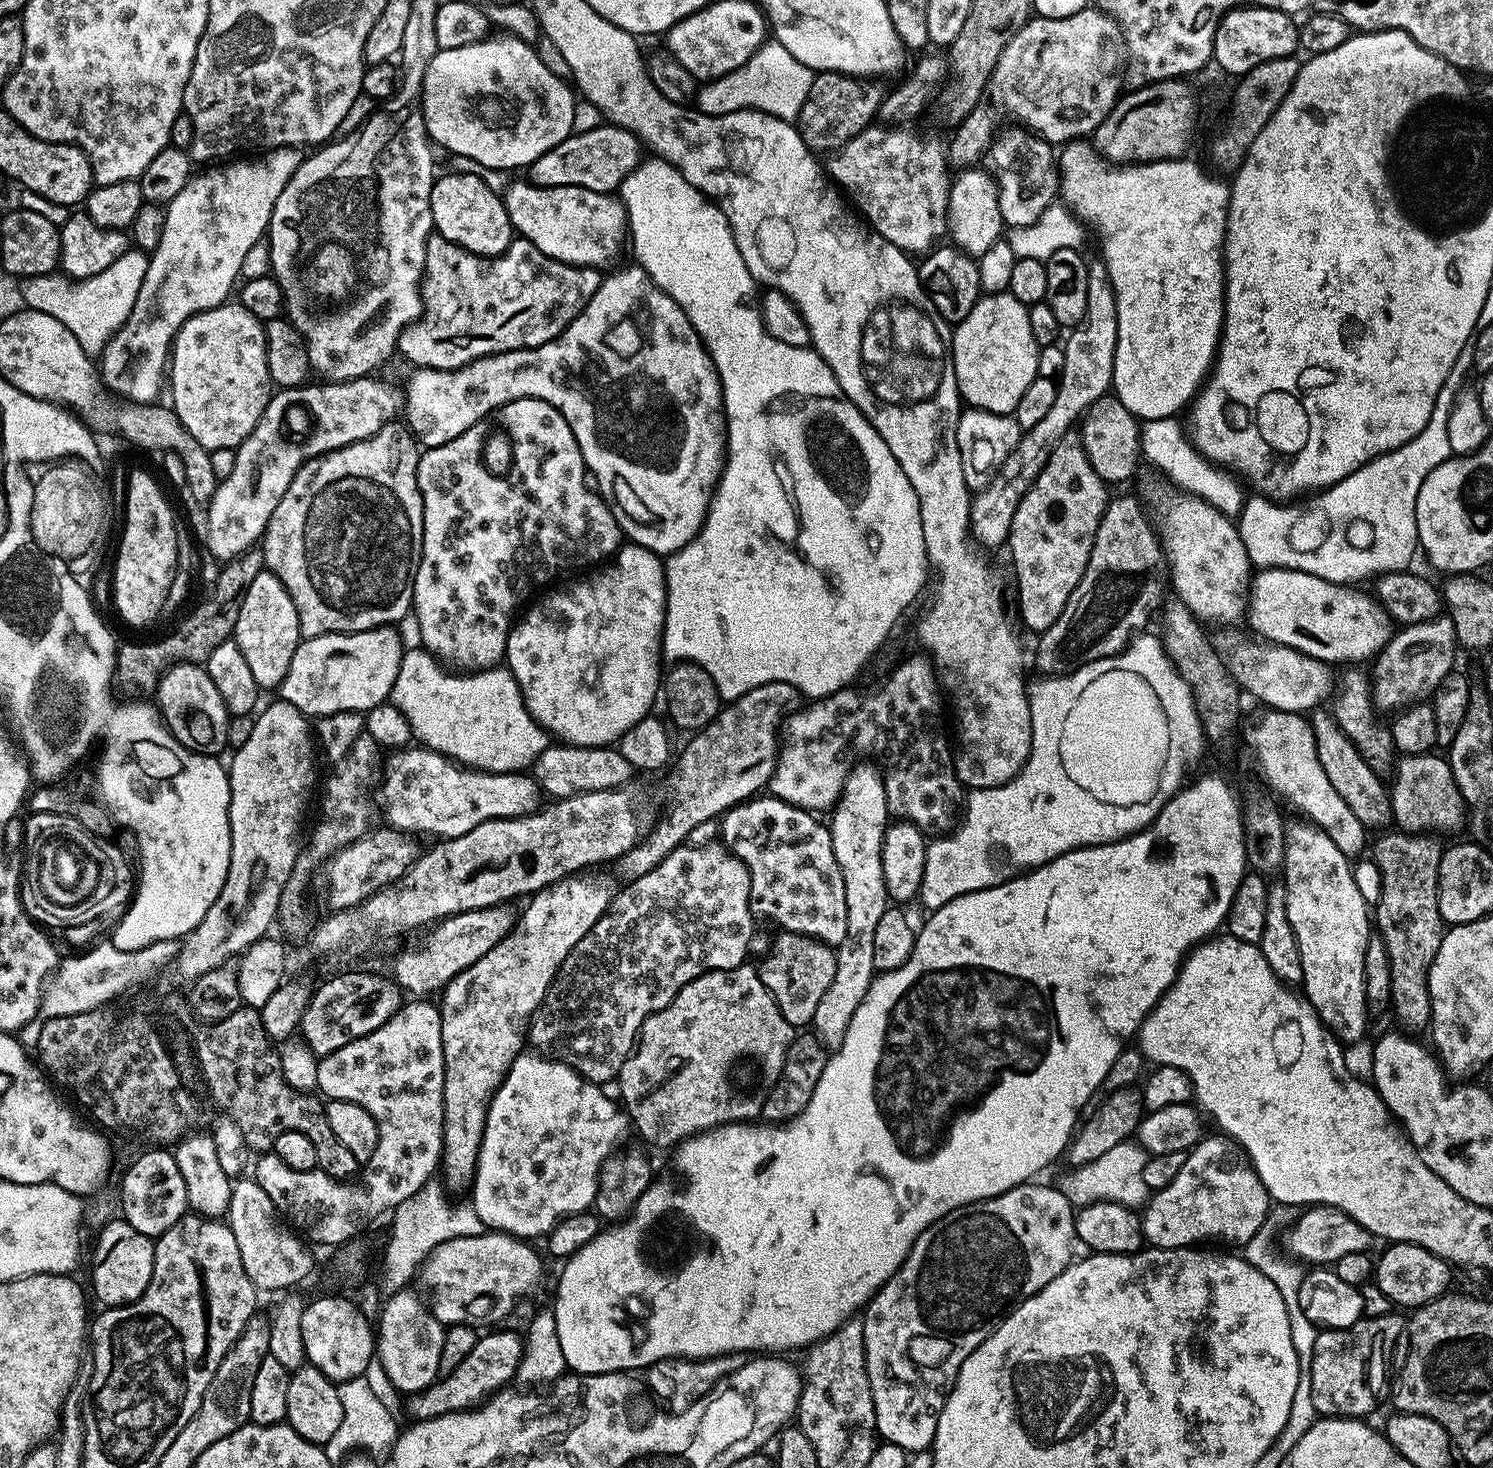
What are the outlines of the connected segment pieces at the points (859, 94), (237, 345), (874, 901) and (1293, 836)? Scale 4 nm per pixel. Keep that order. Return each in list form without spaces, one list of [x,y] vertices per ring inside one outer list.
[[[817,72],[813,75],[810,94],[798,117],[800,137],[813,153],[831,153],[850,142],[850,138],[857,136],[877,119],[885,95],[886,88],[883,88],[880,82],[843,76],[840,72]]]
[[[225,302],[191,316],[178,330],[170,349],[170,384],[172,401],[170,407],[178,414],[182,426],[209,452],[223,448],[239,448],[240,443],[254,430],[262,418],[270,399],[268,363],[264,346],[264,325],[250,314],[239,302]]]
[[[853,763],[830,815],[834,858],[842,870],[842,882],[846,886],[846,936],[835,949],[834,982],[830,982],[830,990],[822,994],[822,1002],[818,1002],[818,1010],[814,1010],[810,1028],[825,1049],[835,1050],[842,1038],[846,1038],[850,1018],[854,1018],[854,1010],[858,1010],[873,982],[876,972],[874,929],[890,906],[886,882],[882,878],[882,838],[890,823],[883,771],[877,765],[875,768],[872,764]]]
[[[1311,822],[1291,825],[1286,831],[1286,858],[1282,869],[1282,883],[1286,890],[1286,914],[1298,938],[1298,954],[1302,954],[1302,985],[1306,997],[1317,1016],[1341,1041],[1365,1039],[1370,1009],[1364,989],[1366,946],[1370,935],[1370,905],[1363,900],[1355,882],[1353,865],[1345,849],[1334,846],[1331,835]]]

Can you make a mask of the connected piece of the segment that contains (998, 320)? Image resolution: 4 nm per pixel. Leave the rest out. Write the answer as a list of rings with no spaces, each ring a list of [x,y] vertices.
[[[994,292],[981,295],[970,314],[962,318],[952,329],[952,369],[951,375],[960,391],[961,401],[968,408],[977,408],[990,414],[1010,416],[1015,413],[1022,394],[1026,394],[1030,382],[1038,376],[1038,358],[1040,345],[1034,342],[1034,333],[1030,330],[1029,305],[1018,302],[1009,292]]]

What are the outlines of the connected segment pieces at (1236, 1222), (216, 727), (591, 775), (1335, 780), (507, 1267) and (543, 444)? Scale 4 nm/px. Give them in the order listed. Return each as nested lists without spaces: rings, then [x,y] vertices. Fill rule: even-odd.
[[[1219,1135],[1201,1139],[1200,1143],[1195,1148],[1188,1152],[1186,1162],[1182,1166],[1182,1170],[1178,1170],[1178,1174],[1174,1174],[1174,1182],[1170,1182],[1164,1188],[1157,1188],[1149,1195],[1146,1203],[1142,1208],[1142,1231],[1144,1239],[1151,1247],[1154,1248],[1186,1248],[1195,1245],[1197,1242],[1208,1242],[1204,1240],[1225,1240],[1228,1244],[1237,1244],[1243,1246],[1250,1242],[1250,1238],[1254,1238],[1265,1227],[1264,1219],[1268,1216],[1268,1204],[1270,1205],[1270,1197],[1266,1186],[1262,1186],[1262,1182],[1258,1178],[1253,1169],[1244,1162],[1239,1164],[1236,1161],[1236,1156],[1233,1145],[1227,1139],[1221,1138]]]
[[[174,664],[164,669],[162,675],[154,685],[155,707],[162,717],[165,728],[171,732],[175,740],[182,746],[186,746],[191,752],[202,752],[205,754],[219,753],[219,748],[224,748],[228,743],[227,730],[229,714],[226,706],[222,702],[222,694],[218,694],[218,689],[214,682],[210,682],[210,674],[207,667],[199,664]]]
[[[550,744],[546,750],[533,762],[532,776],[537,785],[552,795],[555,799],[564,799],[573,796],[575,792],[593,792],[594,790],[606,790],[623,787],[634,769],[626,758],[622,758],[619,749],[612,746],[602,748],[578,747],[576,745]]]
[[[1320,706],[1311,713],[1310,723],[1318,750],[1318,762],[1322,762],[1326,778],[1330,778],[1330,783],[1334,785],[1334,790],[1338,790],[1342,802],[1350,806],[1354,818],[1358,818],[1360,824],[1369,827],[1389,823],[1392,820],[1392,798],[1385,781],[1377,775],[1377,772],[1370,770],[1370,766],[1364,761],[1354,742],[1350,742],[1342,726],[1338,726],[1335,716],[1327,707]]]
[[[485,1230],[480,1236],[458,1237],[453,1241],[446,1241],[439,1245],[426,1262],[422,1266],[422,1278],[428,1283],[428,1288],[432,1291],[432,1300],[430,1299],[430,1307],[433,1314],[438,1317],[441,1324],[451,1326],[454,1324],[471,1324],[473,1326],[481,1326],[480,1324],[492,1324],[488,1326],[496,1326],[499,1320],[507,1321],[512,1313],[516,1311],[517,1304],[521,1303],[528,1295],[535,1290],[540,1284],[540,1279],[544,1276],[544,1264],[540,1261],[540,1256],[531,1248],[527,1239],[518,1236],[509,1236],[507,1232],[498,1232],[495,1230]]]
[[[523,396],[517,400],[511,400],[509,404],[505,404],[502,415],[504,415],[503,429],[512,440],[512,449],[514,450],[512,468],[509,470],[508,475],[492,476],[485,470],[482,453],[486,432],[480,426],[458,434],[458,438],[454,438],[442,446],[424,448],[421,451],[418,470],[416,471],[418,490],[424,503],[424,541],[422,542],[424,554],[420,557],[420,565],[416,571],[416,581],[412,591],[414,617],[416,616],[416,624],[420,627],[421,641],[419,640],[419,643],[427,651],[439,657],[441,661],[447,662],[449,660],[452,664],[462,664],[466,667],[463,669],[466,670],[483,670],[487,667],[499,665],[505,659],[504,651],[508,645],[508,630],[514,623],[512,611],[516,607],[519,609],[525,603],[524,595],[531,590],[532,584],[544,584],[551,576],[556,576],[559,572],[566,571],[567,568],[585,567],[584,569],[587,569],[589,566],[599,565],[601,562],[607,561],[622,543],[620,522],[614,518],[611,507],[605,504],[603,499],[591,487],[588,489],[584,485],[586,469],[582,458],[582,450],[578,450],[578,442],[566,422],[566,418],[562,418],[560,411],[554,406],[550,406],[550,402],[542,402],[538,398]],[[512,555],[520,556],[520,560],[524,564],[512,564]]]

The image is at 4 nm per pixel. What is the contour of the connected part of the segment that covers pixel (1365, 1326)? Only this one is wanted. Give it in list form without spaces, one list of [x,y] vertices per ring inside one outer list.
[[[1391,1310],[1382,1317],[1362,1318],[1349,1328],[1317,1331],[1312,1355],[1312,1393],[1321,1417],[1368,1418],[1375,1410],[1388,1372],[1388,1355],[1396,1339],[1406,1332],[1405,1317],[1396,1314]]]

